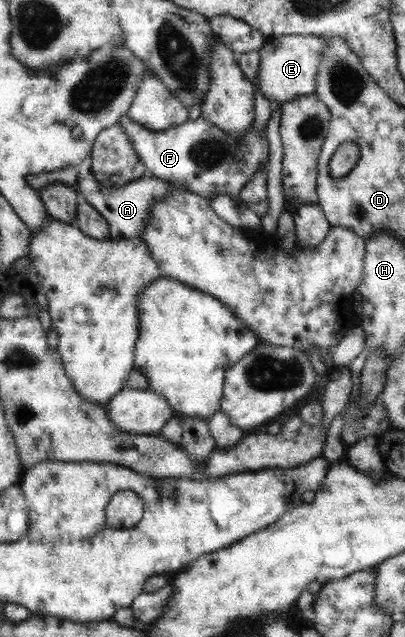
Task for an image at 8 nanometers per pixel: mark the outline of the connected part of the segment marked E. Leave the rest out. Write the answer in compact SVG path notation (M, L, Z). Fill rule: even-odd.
M282 35L270 38L260 50L260 66L256 93L260 93L270 102L280 105L300 95L309 95L315 92L318 67L325 52L327 40L316 35Z

